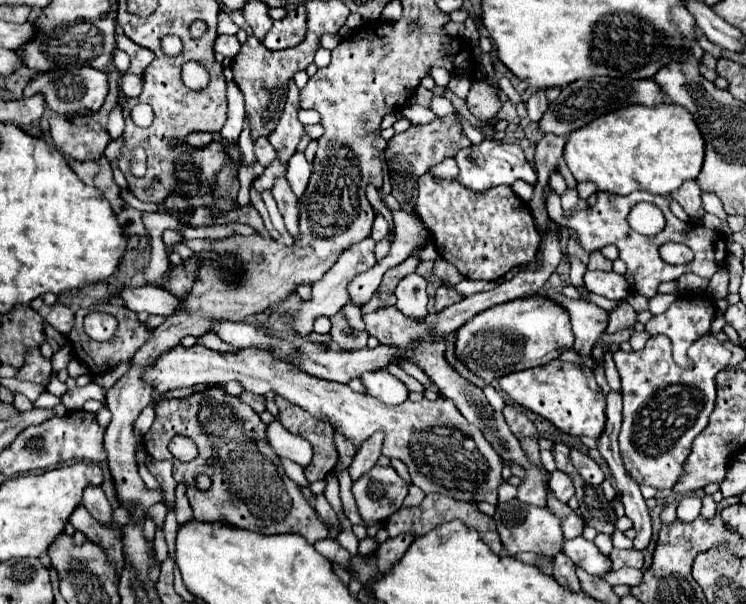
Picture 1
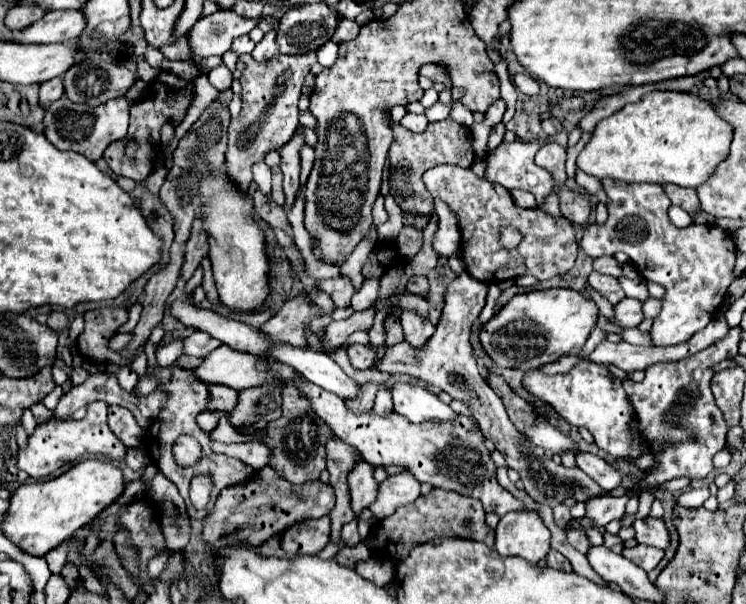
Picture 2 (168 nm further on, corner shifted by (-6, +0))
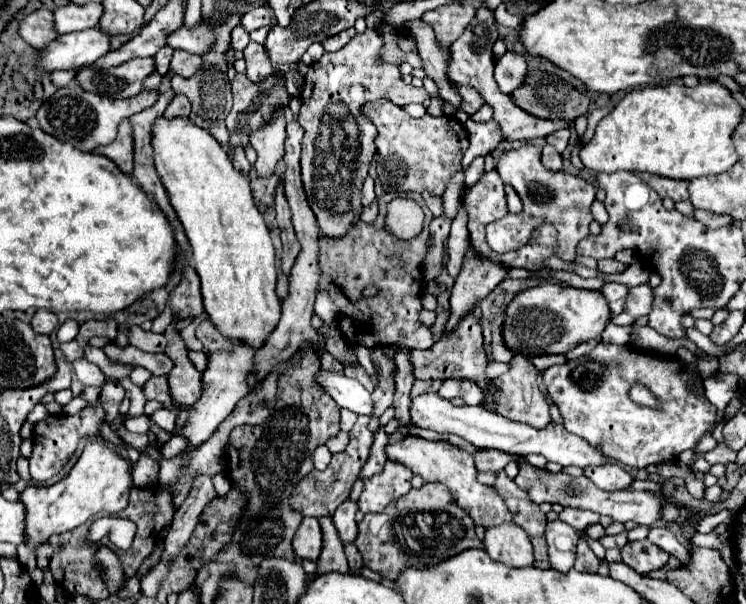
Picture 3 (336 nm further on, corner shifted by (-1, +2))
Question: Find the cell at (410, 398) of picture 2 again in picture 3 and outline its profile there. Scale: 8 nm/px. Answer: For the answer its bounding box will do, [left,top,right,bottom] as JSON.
[412,393,608,469]

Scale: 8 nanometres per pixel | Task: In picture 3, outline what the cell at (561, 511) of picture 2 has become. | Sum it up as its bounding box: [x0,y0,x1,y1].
[544,519,580,573]

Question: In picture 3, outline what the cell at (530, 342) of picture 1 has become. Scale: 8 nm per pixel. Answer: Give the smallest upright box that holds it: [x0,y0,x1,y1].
[502,283,610,355]

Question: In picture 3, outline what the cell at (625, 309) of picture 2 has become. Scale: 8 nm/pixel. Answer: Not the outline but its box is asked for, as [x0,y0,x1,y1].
[612,283,654,325]

